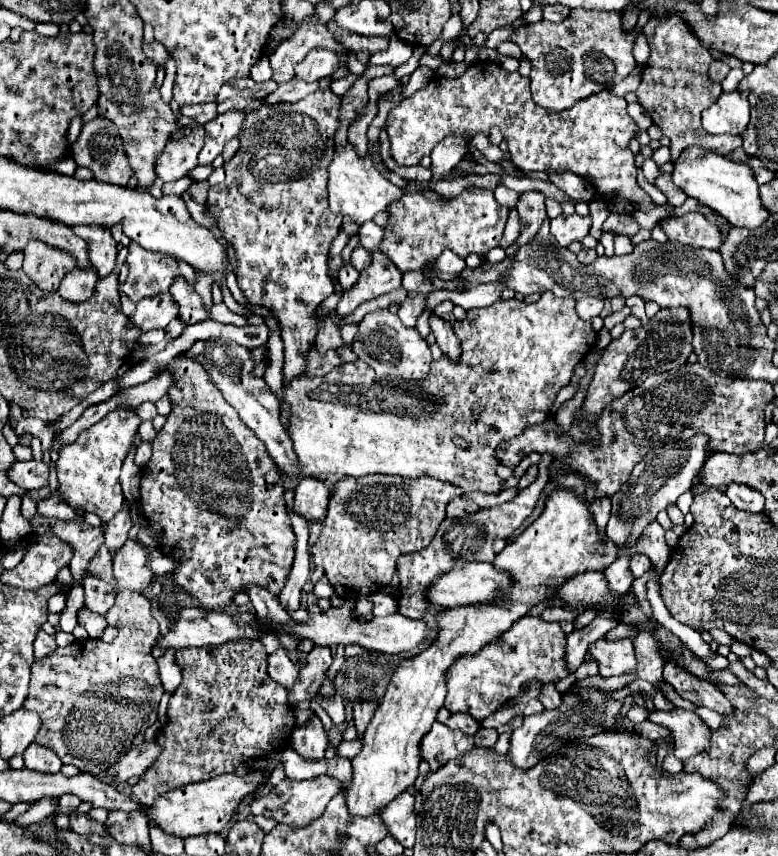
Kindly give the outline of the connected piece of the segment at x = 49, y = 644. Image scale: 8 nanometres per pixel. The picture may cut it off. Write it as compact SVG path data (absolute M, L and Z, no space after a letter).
M43 629L37 633L37 639L35 639L35 659L41 659L45 655L49 655L53 649L57 649L55 645L55 637L45 633Z

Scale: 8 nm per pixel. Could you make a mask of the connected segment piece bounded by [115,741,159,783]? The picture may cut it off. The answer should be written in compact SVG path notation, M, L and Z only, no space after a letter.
M149 741L149 743L143 743L143 745L131 749L121 759L121 763L117 765L115 781L119 783L119 781L131 779L133 775L143 775L143 771L147 769L147 765L153 765L153 761L157 759L157 753L159 753L157 741Z

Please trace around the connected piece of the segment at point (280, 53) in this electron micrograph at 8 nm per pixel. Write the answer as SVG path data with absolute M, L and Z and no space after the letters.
M317 3L317 15L305 21L305 25L299 25L295 37L283 41L271 53L269 63L273 69L273 81L277 81L279 85L291 81L295 77L293 69L297 61L301 61L313 47L333 49L335 53L343 51L343 45L333 41L333 37L329 37L329 31L325 29L325 23L331 19L333 19L333 7L325 3Z

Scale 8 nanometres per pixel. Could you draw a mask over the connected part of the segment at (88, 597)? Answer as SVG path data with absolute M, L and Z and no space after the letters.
M87 575L83 579L83 589L85 589L85 607L97 615L107 615L107 611L115 603L113 585Z

